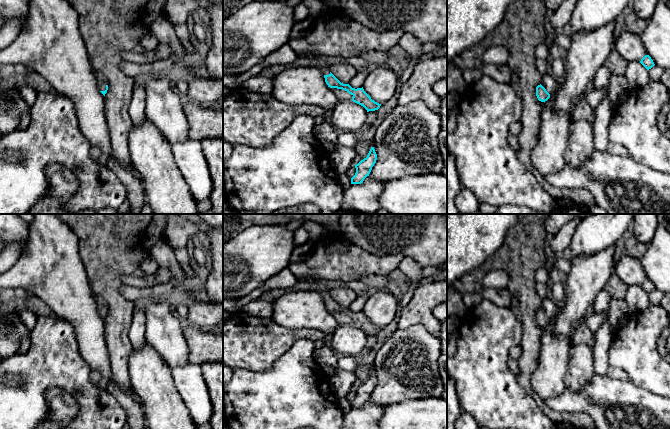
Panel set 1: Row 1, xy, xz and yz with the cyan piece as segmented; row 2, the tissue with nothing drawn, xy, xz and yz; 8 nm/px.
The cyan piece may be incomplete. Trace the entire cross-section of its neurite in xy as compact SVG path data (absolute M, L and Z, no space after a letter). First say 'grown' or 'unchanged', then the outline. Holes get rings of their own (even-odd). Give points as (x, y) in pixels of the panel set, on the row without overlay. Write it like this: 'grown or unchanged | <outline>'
grown | M95 296L95 300L96 300L96 303L97 303L97 308L98 308L98 311L100 313L100 316L105 320L105 318L107 317L107 314L108 314L107 304L100 297Z

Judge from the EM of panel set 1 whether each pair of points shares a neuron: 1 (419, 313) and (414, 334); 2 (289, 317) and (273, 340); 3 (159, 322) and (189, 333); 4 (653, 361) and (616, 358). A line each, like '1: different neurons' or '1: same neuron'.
1: different neurons
2: different neurons
3: different neurons
4: same neuron

